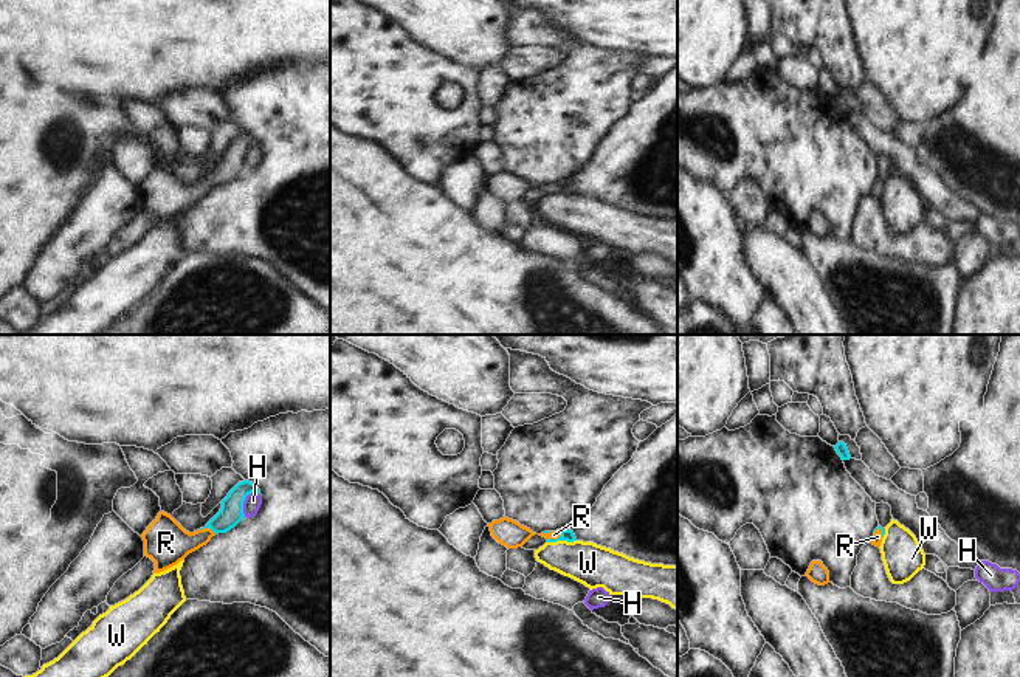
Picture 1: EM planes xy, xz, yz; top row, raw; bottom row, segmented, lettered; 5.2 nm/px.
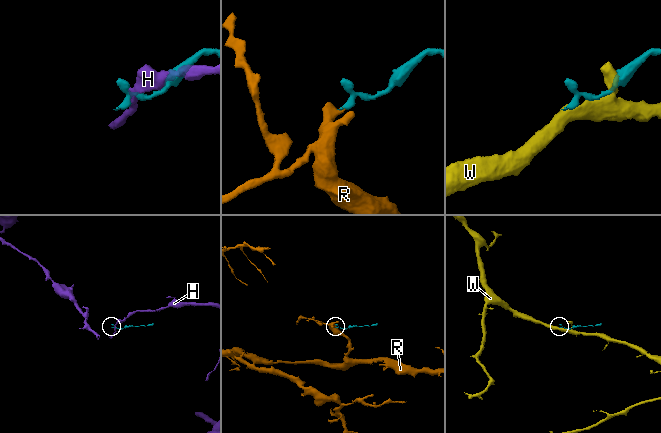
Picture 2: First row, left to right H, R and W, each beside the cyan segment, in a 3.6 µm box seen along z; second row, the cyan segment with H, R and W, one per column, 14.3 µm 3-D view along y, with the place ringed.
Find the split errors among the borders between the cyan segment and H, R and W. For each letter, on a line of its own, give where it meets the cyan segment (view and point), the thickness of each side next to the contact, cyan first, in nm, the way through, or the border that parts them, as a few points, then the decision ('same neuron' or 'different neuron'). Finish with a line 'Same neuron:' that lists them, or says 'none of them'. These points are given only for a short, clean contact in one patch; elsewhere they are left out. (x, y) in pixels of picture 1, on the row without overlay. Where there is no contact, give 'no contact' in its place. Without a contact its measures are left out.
H: contact xy (244, 154); calibres 120 and 90 nm; border xy (259, 146), (247, 149), (244, 169); different neuron
R: contact xy (208, 180); calibres 120 and 240 nm; way xy (231, 166), (222, 175), (208, 180), (194, 194), (166, 195); same neuron
W: contact xz (561, 192); calibres 60 and 220 nm; different neuron
Same neuron: R

